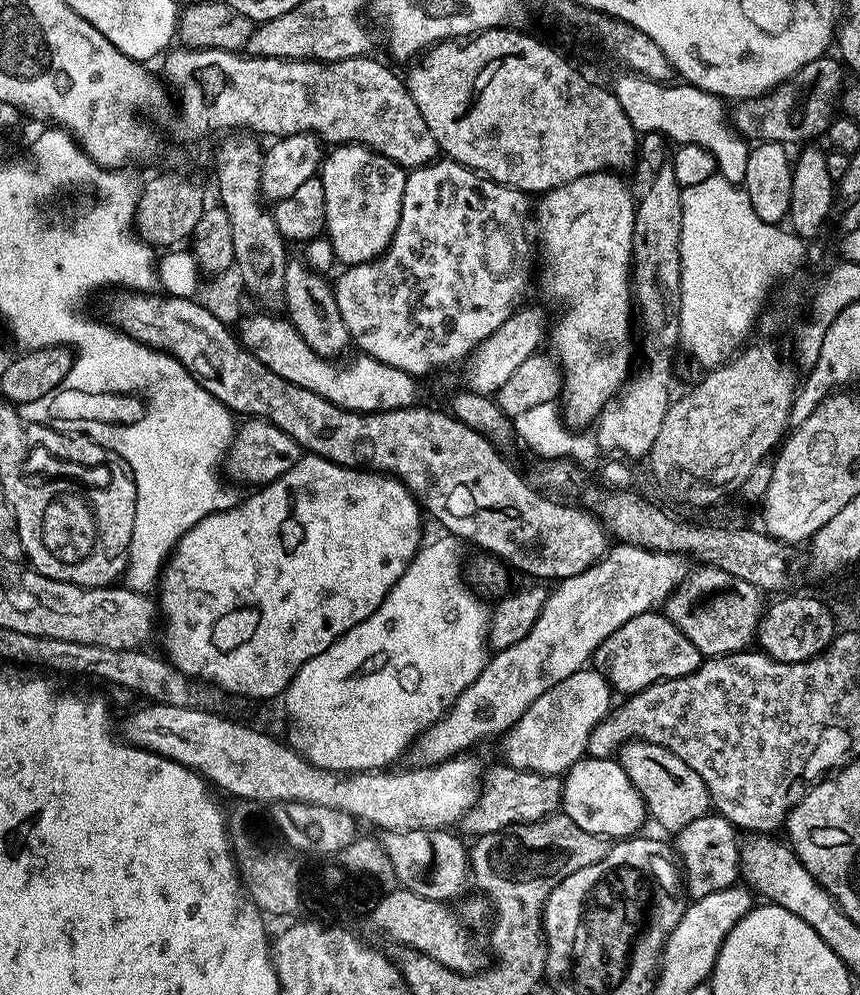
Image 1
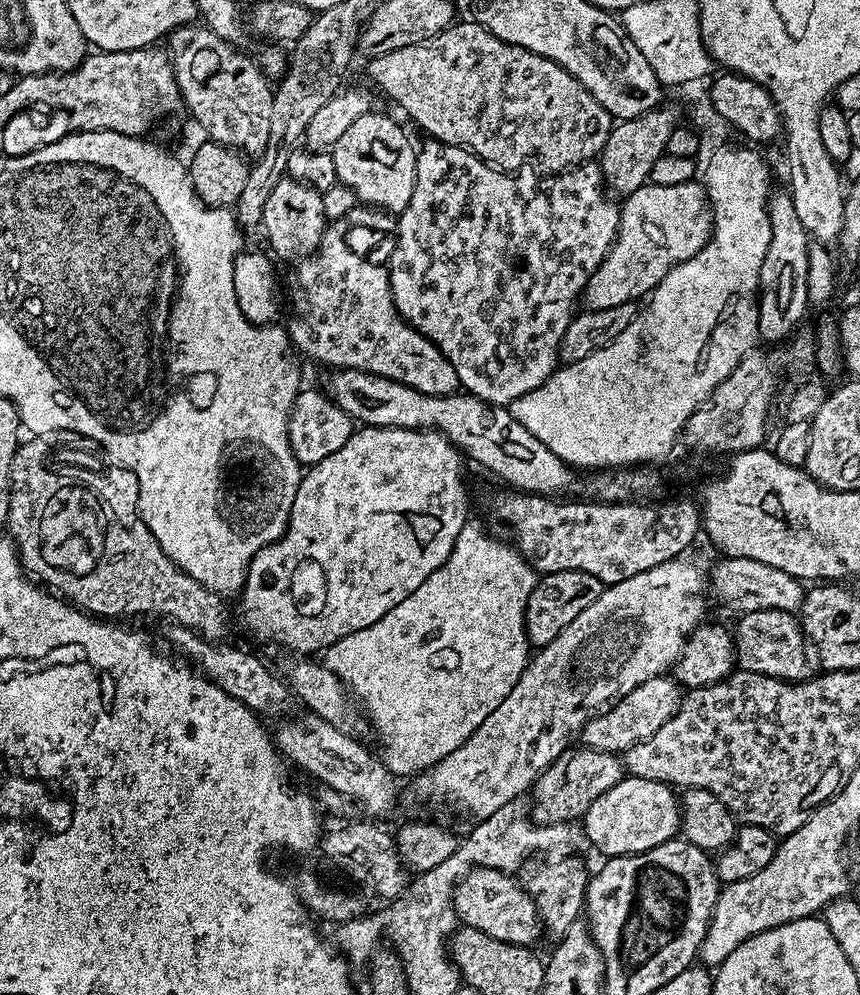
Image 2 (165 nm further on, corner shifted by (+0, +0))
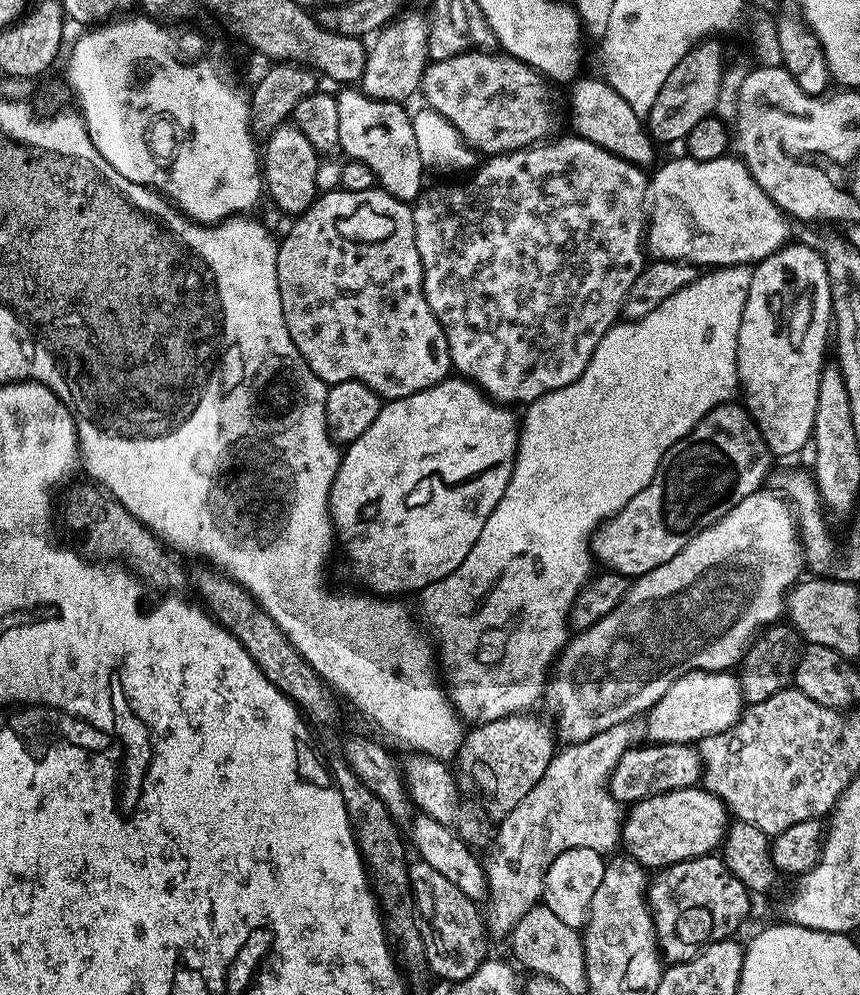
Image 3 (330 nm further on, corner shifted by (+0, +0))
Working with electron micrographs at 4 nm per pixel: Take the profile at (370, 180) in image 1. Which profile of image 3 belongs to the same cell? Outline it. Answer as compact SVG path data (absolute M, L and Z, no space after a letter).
M352 86L345 87L341 92L344 93L339 93L336 96L338 102L339 151L344 151L343 155L349 160L366 162L366 166L370 166L370 170L374 170L377 185L384 191L405 202L415 201L425 187L426 169L422 158L418 158L418 142L414 142L412 116L409 113L404 113L405 105L391 100L375 100Z

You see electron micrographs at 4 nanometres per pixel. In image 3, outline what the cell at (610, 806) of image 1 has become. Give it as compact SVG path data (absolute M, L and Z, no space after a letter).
M703 786L670 790L666 794L654 794L640 800L627 809L622 820L620 838L627 855L633 856L641 866L649 870L669 868L671 864L686 862L690 858L713 855L724 843L724 833L728 830L730 813L724 803Z

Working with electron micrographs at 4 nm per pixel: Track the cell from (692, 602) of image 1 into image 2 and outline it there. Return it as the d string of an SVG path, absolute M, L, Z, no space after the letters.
M760 609L745 612L734 627L734 660L743 671L766 674L779 680L807 680L810 648L800 621L786 609Z

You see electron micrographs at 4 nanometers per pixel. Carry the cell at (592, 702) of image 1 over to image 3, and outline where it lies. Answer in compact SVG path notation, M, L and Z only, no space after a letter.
M731 671L688 672L675 680L657 704L648 709L646 736L657 744L696 744L710 734L730 730L745 707L744 691Z

